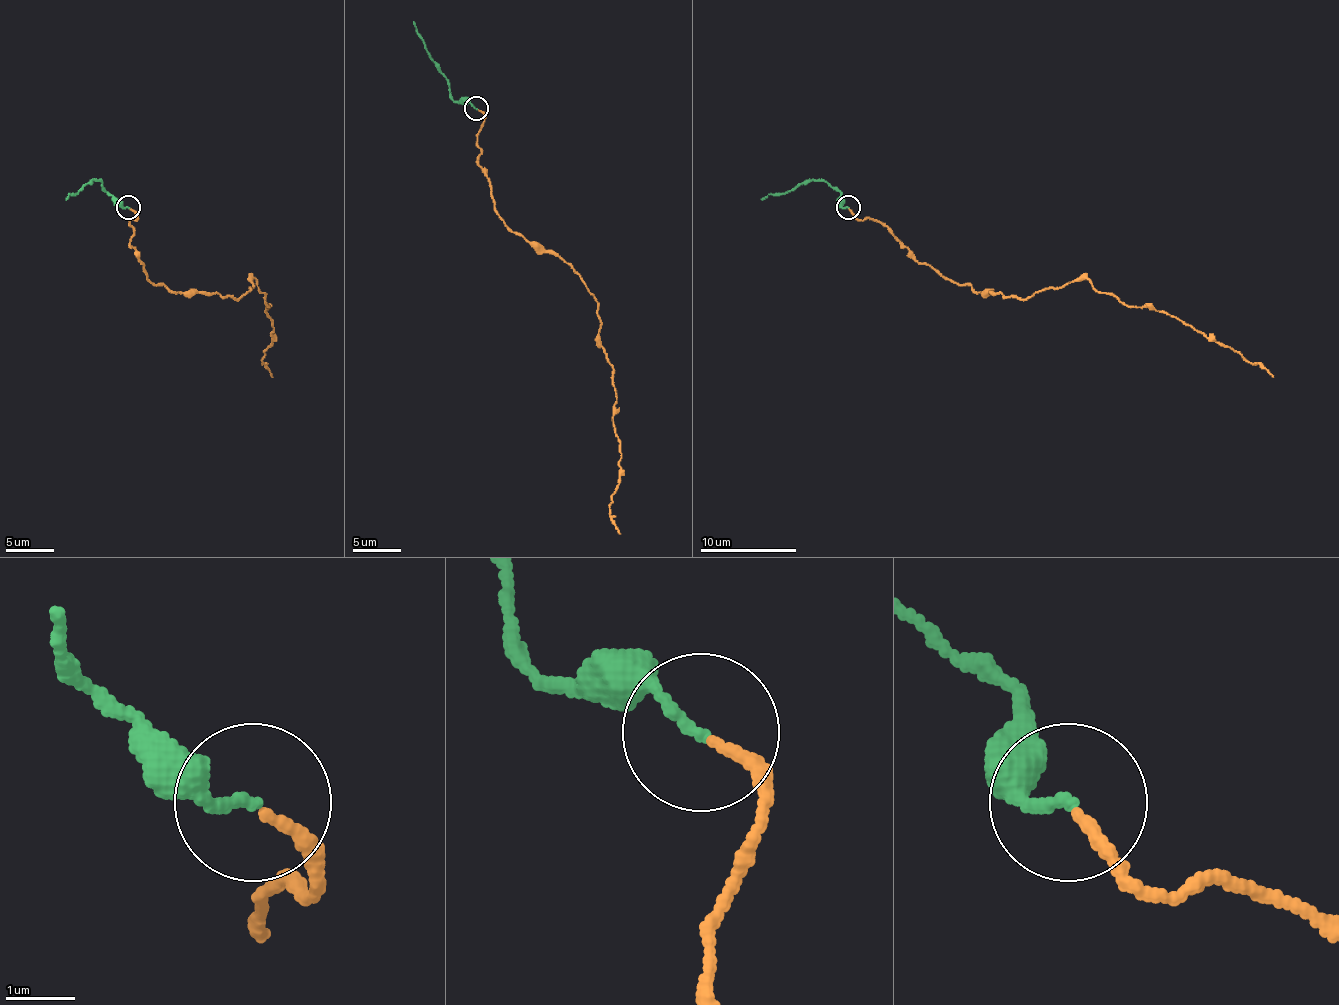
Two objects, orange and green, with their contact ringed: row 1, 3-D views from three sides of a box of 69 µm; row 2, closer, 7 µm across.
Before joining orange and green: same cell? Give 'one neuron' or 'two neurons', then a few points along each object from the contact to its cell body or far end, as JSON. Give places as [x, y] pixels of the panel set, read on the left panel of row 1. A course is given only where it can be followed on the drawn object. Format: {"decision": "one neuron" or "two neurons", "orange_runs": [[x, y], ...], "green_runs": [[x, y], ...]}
{"decision": "one neuron", "orange_runs": [[129, 209], [129, 245], [153, 284], [240, 298], [254, 279], [273, 377]], "green_runs": [[129, 207], [119, 204], [100, 180], [90, 180], [66, 199]]}

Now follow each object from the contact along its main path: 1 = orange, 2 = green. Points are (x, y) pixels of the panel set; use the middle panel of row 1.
1: (476, 110), (476, 163), (500, 218), (556, 252), (597, 302), (613, 369), (621, 480), (609, 506), (621, 533)
2: (476, 107), (457, 103), (438, 64), (426, 50), (414, 21)

